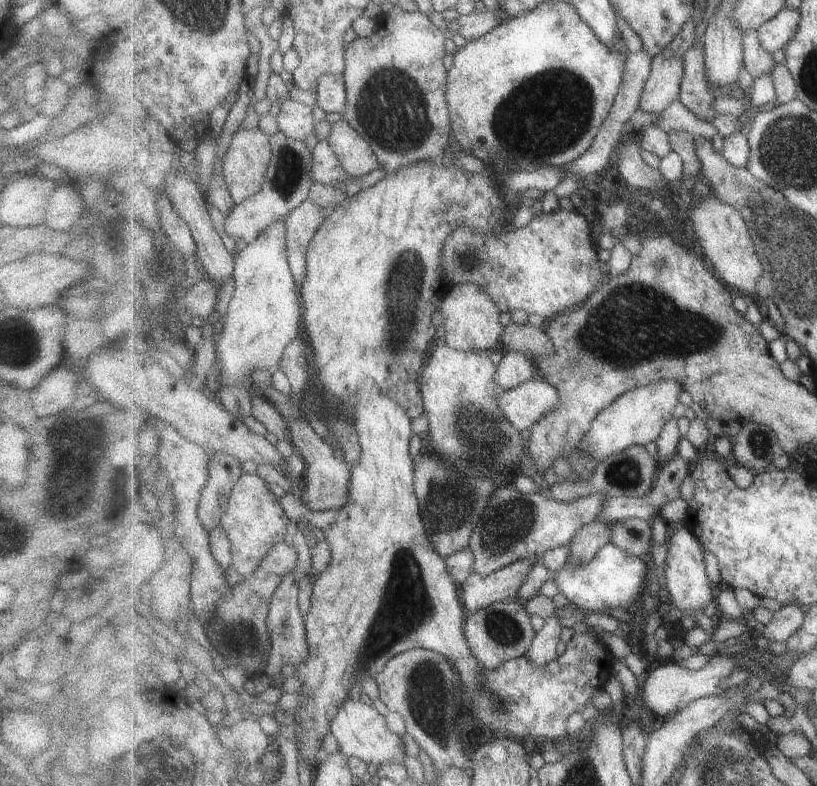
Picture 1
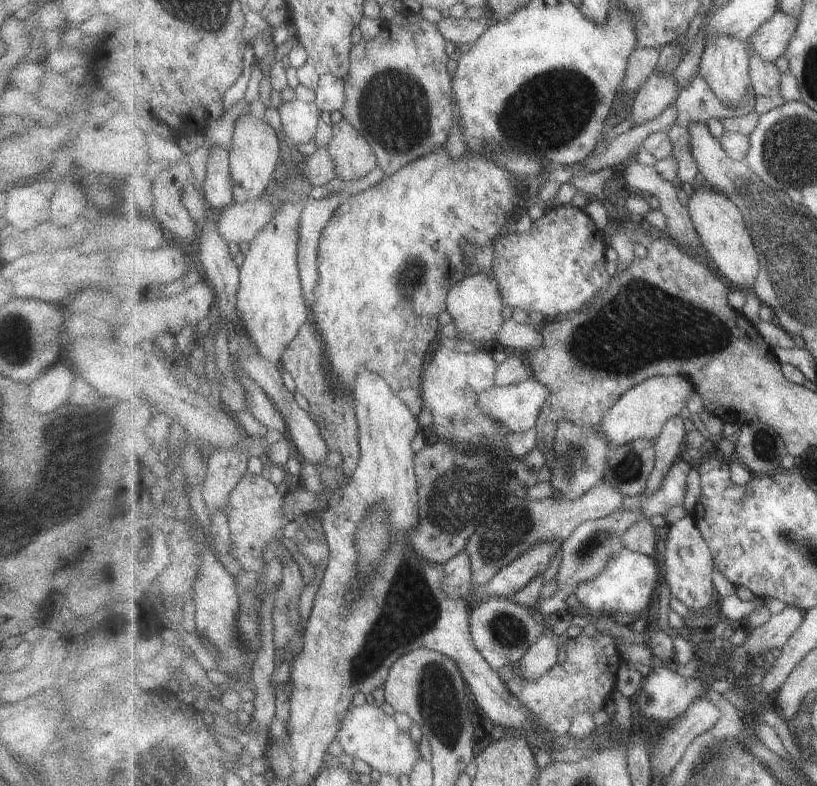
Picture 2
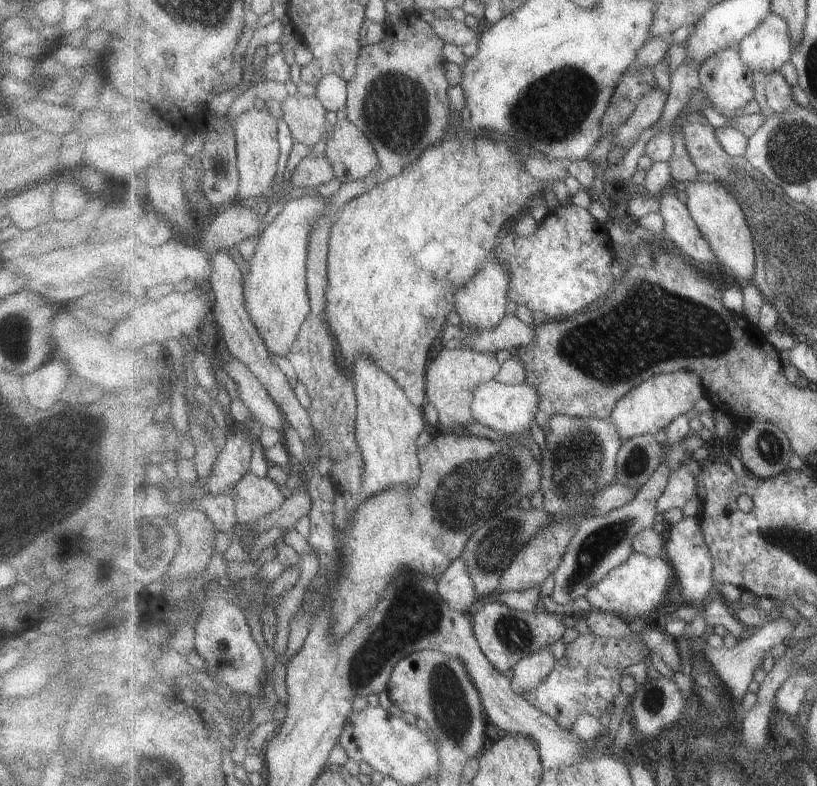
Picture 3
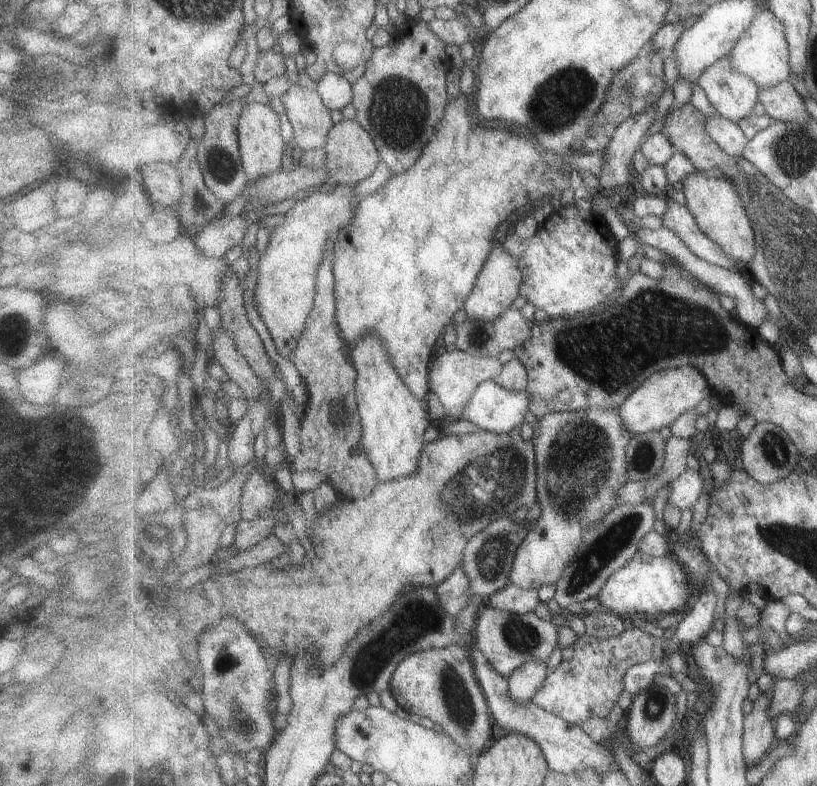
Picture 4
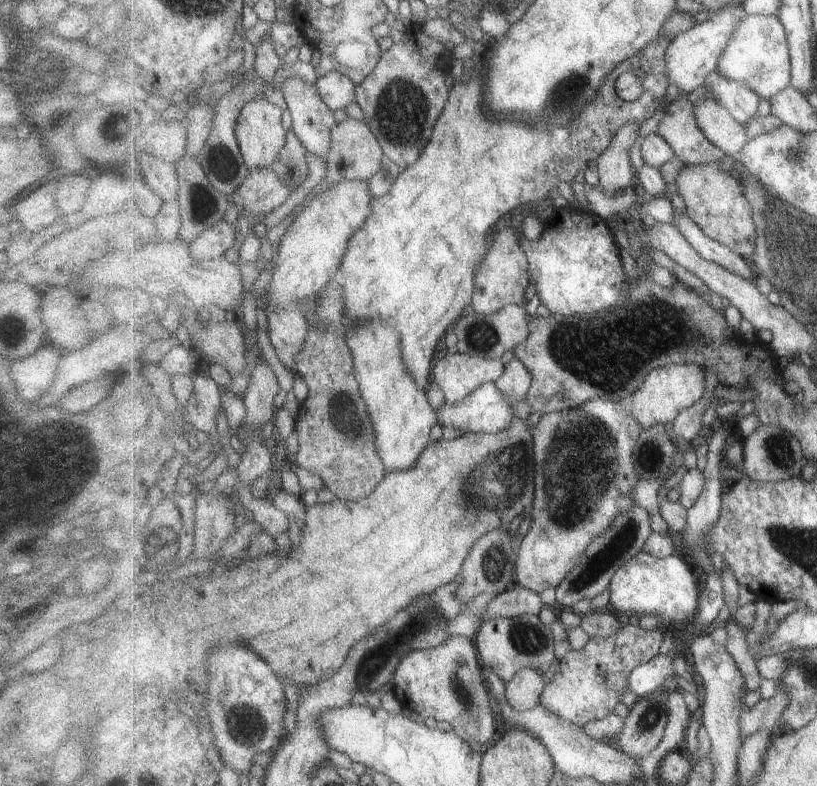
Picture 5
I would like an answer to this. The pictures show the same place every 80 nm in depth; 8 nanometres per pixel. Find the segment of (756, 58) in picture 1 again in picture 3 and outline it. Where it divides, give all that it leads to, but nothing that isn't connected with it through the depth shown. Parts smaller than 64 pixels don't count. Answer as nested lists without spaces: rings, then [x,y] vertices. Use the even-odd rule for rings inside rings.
[[[779,70],[767,74],[767,72],[753,72],[755,87],[755,100],[760,106],[760,113],[765,117],[783,114],[795,106],[793,90],[789,82],[785,80]]]

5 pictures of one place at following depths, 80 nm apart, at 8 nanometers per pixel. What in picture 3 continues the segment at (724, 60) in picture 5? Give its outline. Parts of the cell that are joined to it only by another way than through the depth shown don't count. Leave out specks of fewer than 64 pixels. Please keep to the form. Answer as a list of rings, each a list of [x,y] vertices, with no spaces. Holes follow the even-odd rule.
[[[771,13],[739,45],[741,56],[752,72],[781,70],[793,57],[793,32],[789,22]]]

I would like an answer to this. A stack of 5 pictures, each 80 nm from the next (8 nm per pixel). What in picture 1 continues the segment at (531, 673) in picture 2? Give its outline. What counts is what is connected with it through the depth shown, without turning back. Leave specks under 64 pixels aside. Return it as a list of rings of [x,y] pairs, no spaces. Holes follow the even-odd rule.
[[[555,612],[545,619],[545,624],[537,632],[526,654],[533,666],[544,667],[558,657],[559,652],[555,650],[557,650],[557,644],[561,642],[561,632],[563,632],[562,622],[559,612]]]

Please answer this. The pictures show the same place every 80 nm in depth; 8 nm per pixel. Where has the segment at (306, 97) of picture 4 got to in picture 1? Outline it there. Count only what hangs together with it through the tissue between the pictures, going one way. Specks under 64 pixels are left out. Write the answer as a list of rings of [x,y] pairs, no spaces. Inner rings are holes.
[[[287,99],[276,115],[278,128],[291,138],[303,141],[309,134],[313,134],[315,119],[314,105],[307,105],[301,101]]]

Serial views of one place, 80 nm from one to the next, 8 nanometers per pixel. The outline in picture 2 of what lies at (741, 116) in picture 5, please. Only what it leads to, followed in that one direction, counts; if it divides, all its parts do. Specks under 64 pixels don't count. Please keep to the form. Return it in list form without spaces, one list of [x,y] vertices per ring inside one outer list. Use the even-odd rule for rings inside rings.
[[[719,34],[719,36],[713,36],[713,38],[706,40],[699,70],[701,70],[701,76],[705,78],[707,84],[711,86],[711,90],[724,104],[734,105],[743,100],[749,92],[749,85],[752,85],[747,44],[735,36]]]

